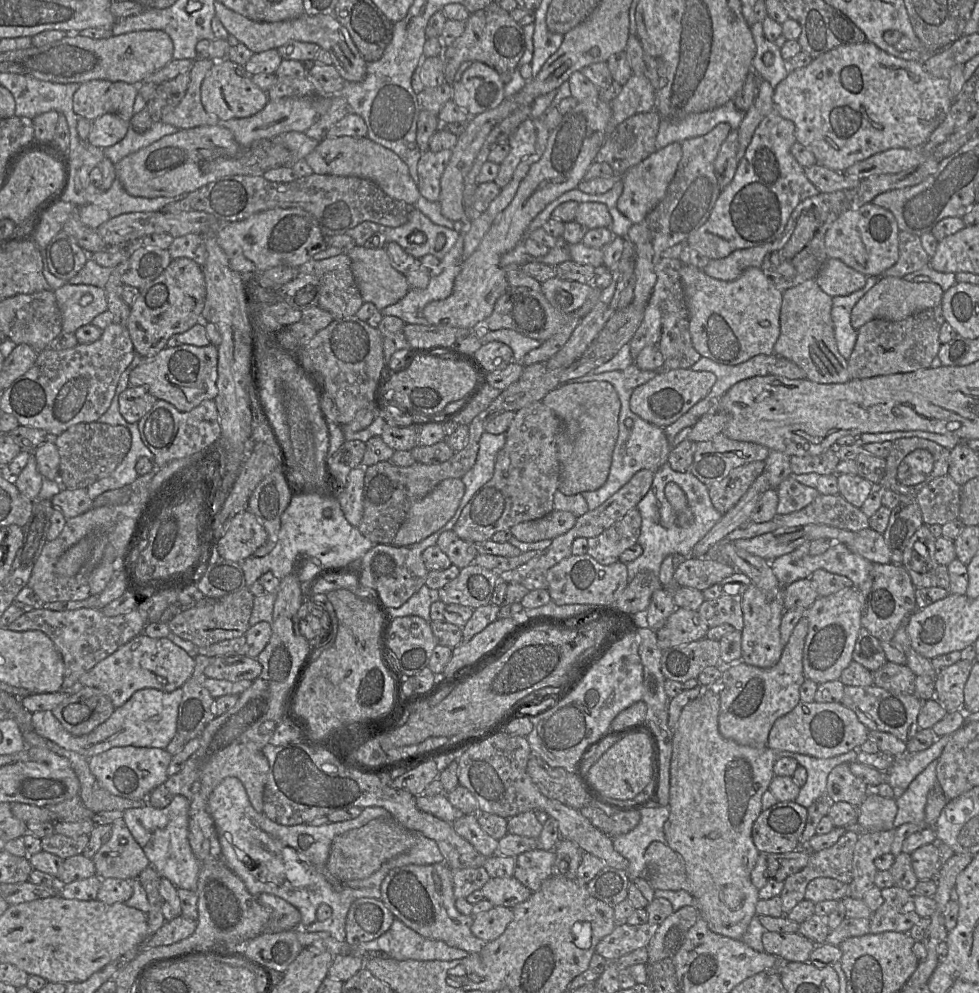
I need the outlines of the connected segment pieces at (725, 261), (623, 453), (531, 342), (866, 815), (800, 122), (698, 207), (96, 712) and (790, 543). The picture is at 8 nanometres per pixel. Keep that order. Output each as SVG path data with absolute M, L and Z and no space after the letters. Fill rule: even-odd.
M766 243L751 248L738 249L724 258L710 259L703 271L717 280L733 281L749 267L760 268L767 253L778 251L781 248L773 249L772 243Z
M705 398L700 400L677 421L665 428L653 425L636 414L634 414L633 420L626 419L625 416L624 423L620 423L620 411L618 422L619 434L613 450L607 481L602 487L595 491L585 491L581 493L587 502L589 510L593 510L603 504L608 498L628 483L638 471L651 470L655 472L661 465L667 463L670 450L687 439L690 428L693 427L702 416L717 409L717 400L716 398Z
M484 322L478 329L474 329L474 332L482 343L499 341L508 345L513 351L513 362L521 365L523 365L524 356L542 343L511 329L489 330Z
M870 790L857 809L857 822L868 832L886 831L894 827L898 811L895 799L885 798Z
M871 42L839 46L813 59L808 66L790 71L788 76L774 88L773 95L773 108L783 118L795 124L796 141L814 154L817 161L816 164L821 164L837 172L843 172L856 162L865 160L876 153L894 148L913 148L925 144L930 135L946 119L952 102L949 96L948 79L936 78L924 69L922 62L899 59L878 48Z
M721 122L705 135L684 140L681 143L683 155L666 196L642 222L629 229L627 237L637 251L632 304L647 304L657 280L655 267L663 258L663 252L678 243L685 243L689 235L709 218L722 191L714 163L730 130L728 123Z
M83 686L79 692L67 697L51 712L62 723L62 726L73 736L83 736L92 732L97 726L105 722L114 712L115 707L111 699L95 687ZM83 702L92 709L91 716L76 725L69 724L63 717L63 710L71 703Z
M809 524L796 527L779 527L772 532L749 539L737 539L733 544L750 554L772 561L788 554L806 542L826 538L847 544L857 533L824 524Z

